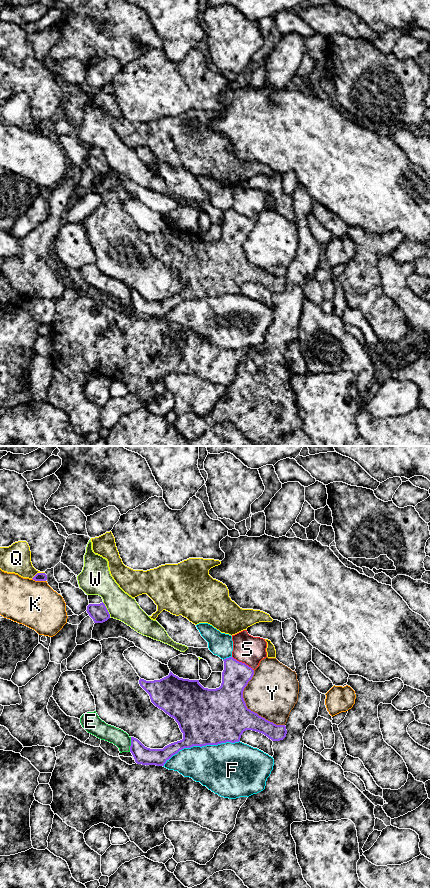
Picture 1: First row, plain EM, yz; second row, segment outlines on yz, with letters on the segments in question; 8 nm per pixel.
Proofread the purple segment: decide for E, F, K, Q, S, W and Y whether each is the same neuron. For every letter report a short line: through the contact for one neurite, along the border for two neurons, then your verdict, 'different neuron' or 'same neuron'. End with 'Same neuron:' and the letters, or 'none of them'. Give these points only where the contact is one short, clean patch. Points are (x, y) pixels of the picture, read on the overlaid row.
E: different neuron
F: different neuron
K: different neuron
Q: different neuron
S: line yz (232, 656), (244, 662), (253, 670); different neuron
W: different neuron
Y: different neuron
Same neuron: none of them

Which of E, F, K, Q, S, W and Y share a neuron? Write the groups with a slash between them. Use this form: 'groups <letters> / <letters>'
groups E / F / K / Q / S / W / Y

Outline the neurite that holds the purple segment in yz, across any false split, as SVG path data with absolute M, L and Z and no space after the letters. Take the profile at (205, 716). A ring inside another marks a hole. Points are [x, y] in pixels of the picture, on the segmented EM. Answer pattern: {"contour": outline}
{"contour": "M233 657L223 661L222 683L216 689L204 688L199 680L179 678L171 671L168 676L160 680L146 681L140 678L139 684L149 694L151 702L178 723L183 733L183 739L171 743L163 749L150 749L138 739L131 737L130 752L137 764L164 766L167 760L184 748L239 742L241 735L246 730L262 733L272 741L280 741L286 737L285 725L276 725L246 706L243 691L252 679L254 670Z"}

